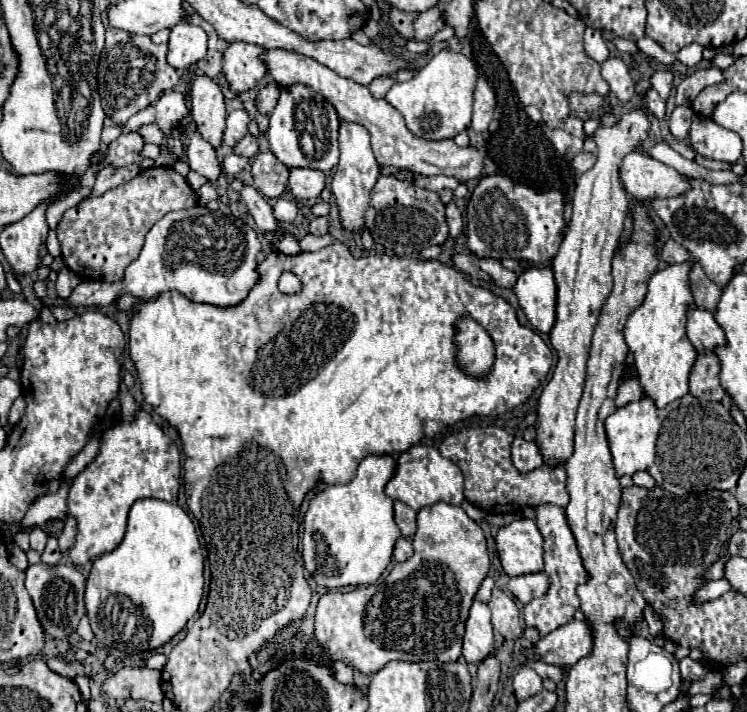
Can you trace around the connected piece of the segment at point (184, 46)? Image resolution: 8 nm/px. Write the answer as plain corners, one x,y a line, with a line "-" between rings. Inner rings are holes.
180,21
170,31
168,63
174,69
188,69
206,55
206,33
202,27

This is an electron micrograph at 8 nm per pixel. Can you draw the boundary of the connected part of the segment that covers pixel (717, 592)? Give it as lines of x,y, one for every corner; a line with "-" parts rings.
726,579
708,581
708,583
704,583
704,585
700,585
700,587
696,589
696,593
692,595
692,603
702,605
702,603
706,603
706,601
714,601
714,599
722,597
722,595
728,593
728,591
730,591
730,585
728,585

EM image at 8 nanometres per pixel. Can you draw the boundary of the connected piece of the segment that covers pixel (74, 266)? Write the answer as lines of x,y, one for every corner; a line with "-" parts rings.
152,167
140,171
128,183
110,189
104,195
86,197
76,207
64,211
56,227
56,235
62,245
62,259
68,269
82,279
118,281
122,279
126,265
140,255
150,227
166,213
190,209
196,203
196,193
172,167

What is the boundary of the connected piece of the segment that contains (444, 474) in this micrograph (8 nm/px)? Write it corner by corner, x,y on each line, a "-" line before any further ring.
414,445
408,453
402,453
398,457
396,473
386,485
388,497
392,497
394,501
406,503
416,511
440,501
450,505
460,505
464,501
462,491
464,491
462,471
452,461
444,459
436,447
430,447
430,445

